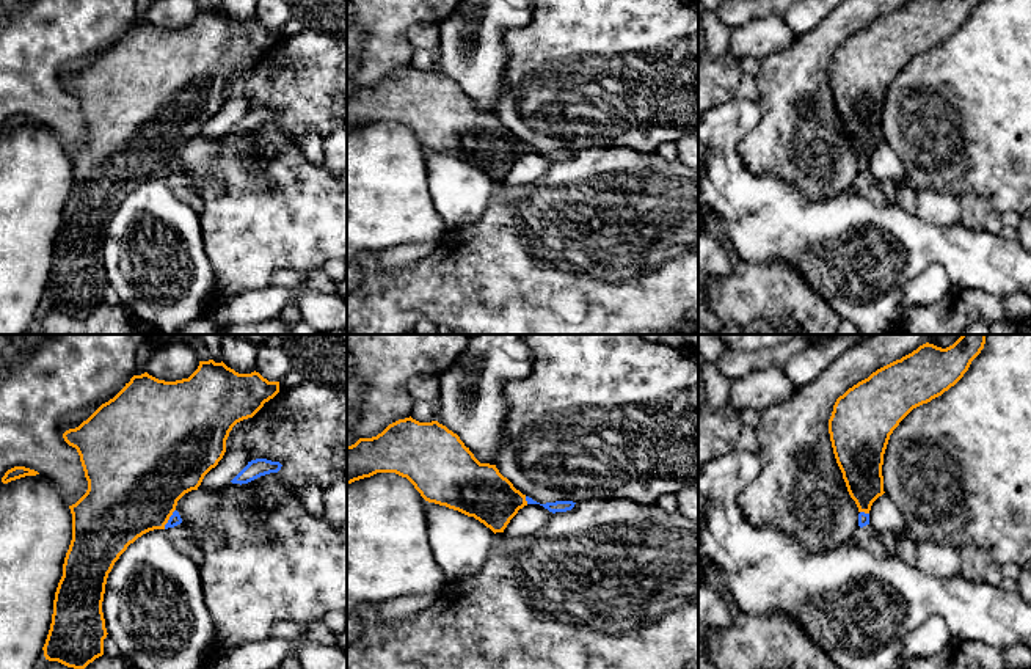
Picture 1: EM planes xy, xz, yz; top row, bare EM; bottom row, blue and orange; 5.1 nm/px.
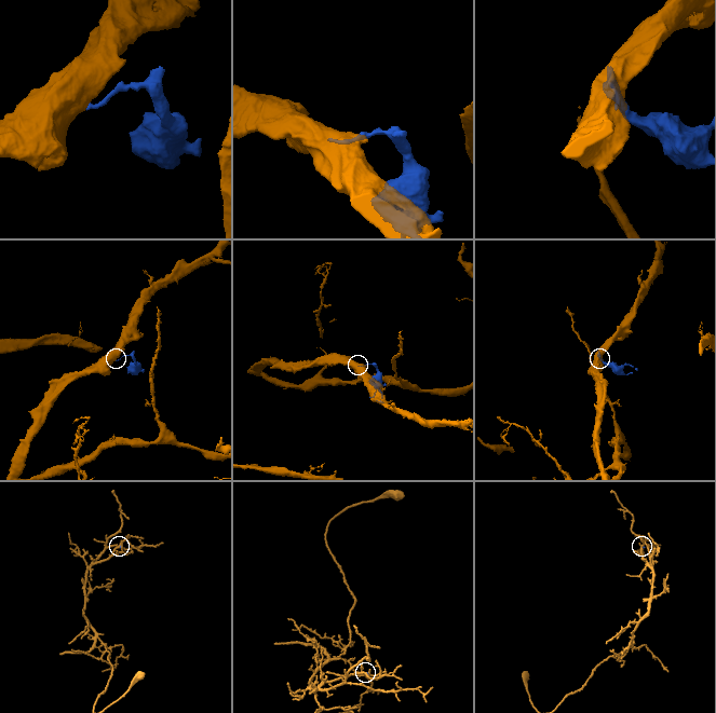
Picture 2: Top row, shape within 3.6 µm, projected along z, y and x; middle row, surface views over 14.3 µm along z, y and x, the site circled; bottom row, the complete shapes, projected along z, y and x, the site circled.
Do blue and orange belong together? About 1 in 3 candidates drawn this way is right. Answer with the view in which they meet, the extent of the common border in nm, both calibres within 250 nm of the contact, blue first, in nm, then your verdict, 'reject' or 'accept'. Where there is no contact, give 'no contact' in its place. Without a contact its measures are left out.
xy | 120 nm | 60/480 nm | reject

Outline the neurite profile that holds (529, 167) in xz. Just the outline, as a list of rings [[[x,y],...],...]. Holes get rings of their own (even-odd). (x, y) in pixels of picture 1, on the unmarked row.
[[[527,152],[510,168],[504,177],[504,184],[508,187],[532,184],[548,171],[551,163],[552,160],[540,152]]]

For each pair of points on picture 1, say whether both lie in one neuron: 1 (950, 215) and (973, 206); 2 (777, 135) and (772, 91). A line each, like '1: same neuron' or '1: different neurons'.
1: different neurons
2: same neuron

